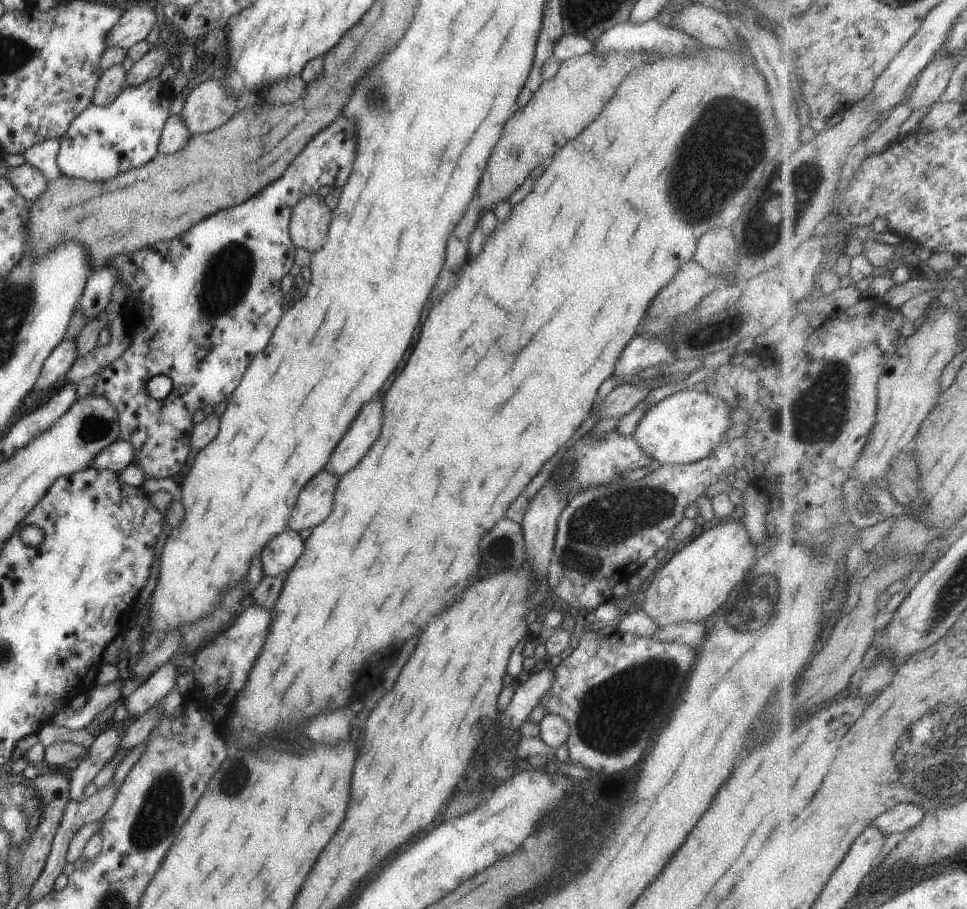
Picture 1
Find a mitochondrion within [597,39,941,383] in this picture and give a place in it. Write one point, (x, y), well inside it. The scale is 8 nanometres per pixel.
(732, 132)

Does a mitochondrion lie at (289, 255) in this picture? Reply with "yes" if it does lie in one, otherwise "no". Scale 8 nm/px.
no

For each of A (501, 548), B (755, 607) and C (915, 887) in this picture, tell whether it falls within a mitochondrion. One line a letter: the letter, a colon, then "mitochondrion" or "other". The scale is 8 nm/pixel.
A: mitochondrion
B: mitochondrion
C: other

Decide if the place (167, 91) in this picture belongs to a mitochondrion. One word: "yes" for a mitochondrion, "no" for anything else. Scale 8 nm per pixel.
no

